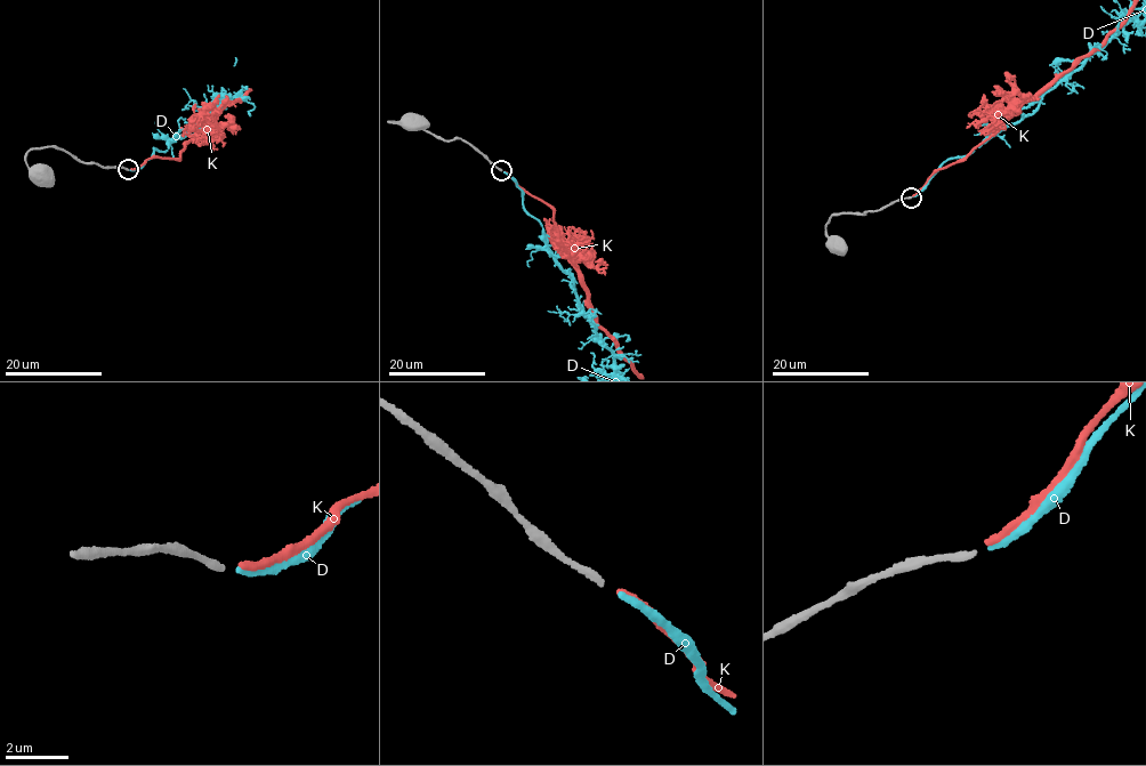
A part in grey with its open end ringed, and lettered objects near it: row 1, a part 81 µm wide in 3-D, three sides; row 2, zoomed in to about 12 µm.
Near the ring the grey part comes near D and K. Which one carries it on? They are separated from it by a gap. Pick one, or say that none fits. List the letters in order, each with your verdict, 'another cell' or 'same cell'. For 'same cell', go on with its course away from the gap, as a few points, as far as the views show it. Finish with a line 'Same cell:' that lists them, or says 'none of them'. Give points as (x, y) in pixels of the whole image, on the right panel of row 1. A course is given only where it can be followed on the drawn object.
D: same cell
K: another cell
Same cell: D

